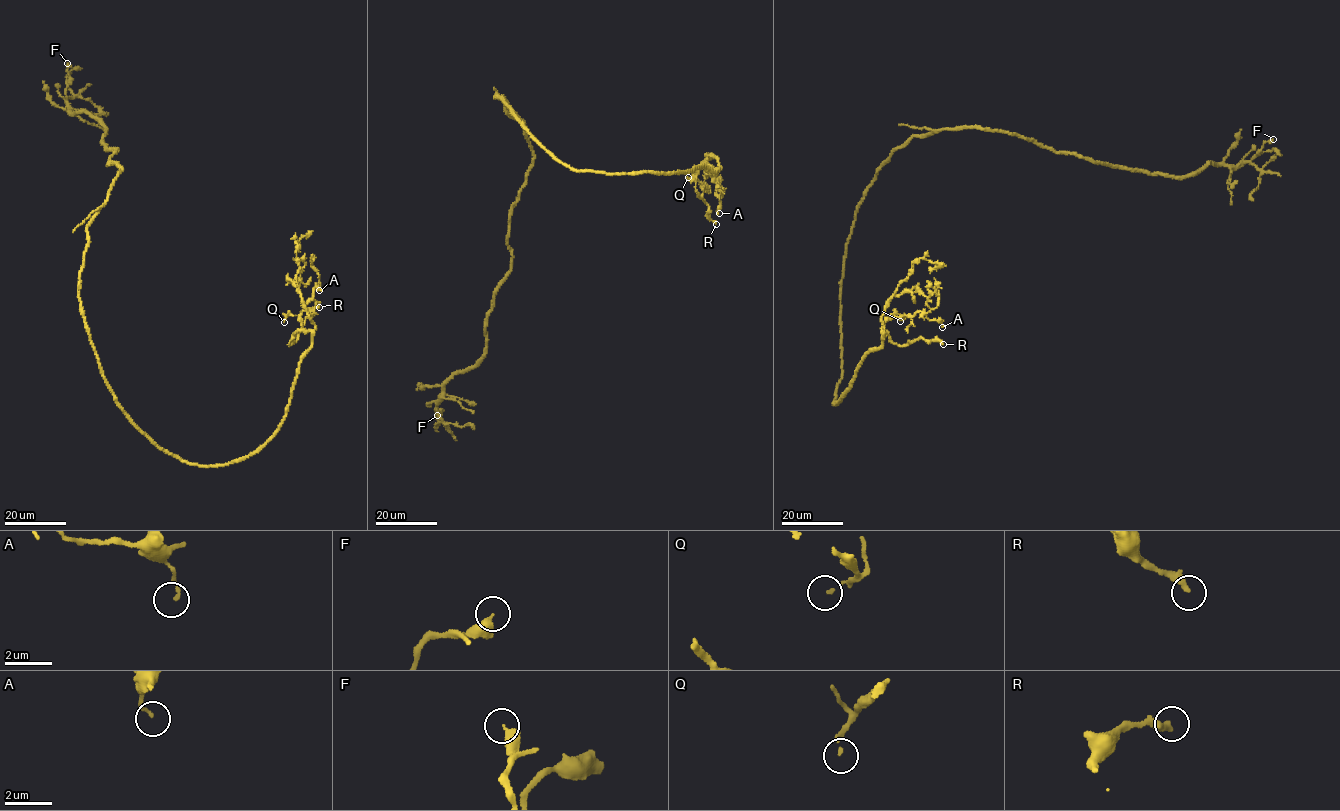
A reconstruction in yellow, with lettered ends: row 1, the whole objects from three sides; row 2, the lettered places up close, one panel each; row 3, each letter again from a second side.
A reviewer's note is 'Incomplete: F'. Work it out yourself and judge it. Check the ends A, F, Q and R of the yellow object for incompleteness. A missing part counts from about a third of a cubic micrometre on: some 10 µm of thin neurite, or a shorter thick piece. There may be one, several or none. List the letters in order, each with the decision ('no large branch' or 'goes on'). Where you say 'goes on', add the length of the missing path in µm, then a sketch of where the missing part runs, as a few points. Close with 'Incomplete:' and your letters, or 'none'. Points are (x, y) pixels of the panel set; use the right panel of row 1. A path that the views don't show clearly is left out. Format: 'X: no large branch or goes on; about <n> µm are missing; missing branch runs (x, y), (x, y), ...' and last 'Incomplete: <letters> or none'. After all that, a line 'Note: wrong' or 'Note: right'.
A: no large branch
F: no large branch
Q: no large branch
R: no large branch
Incomplete: none
Note: wrong

